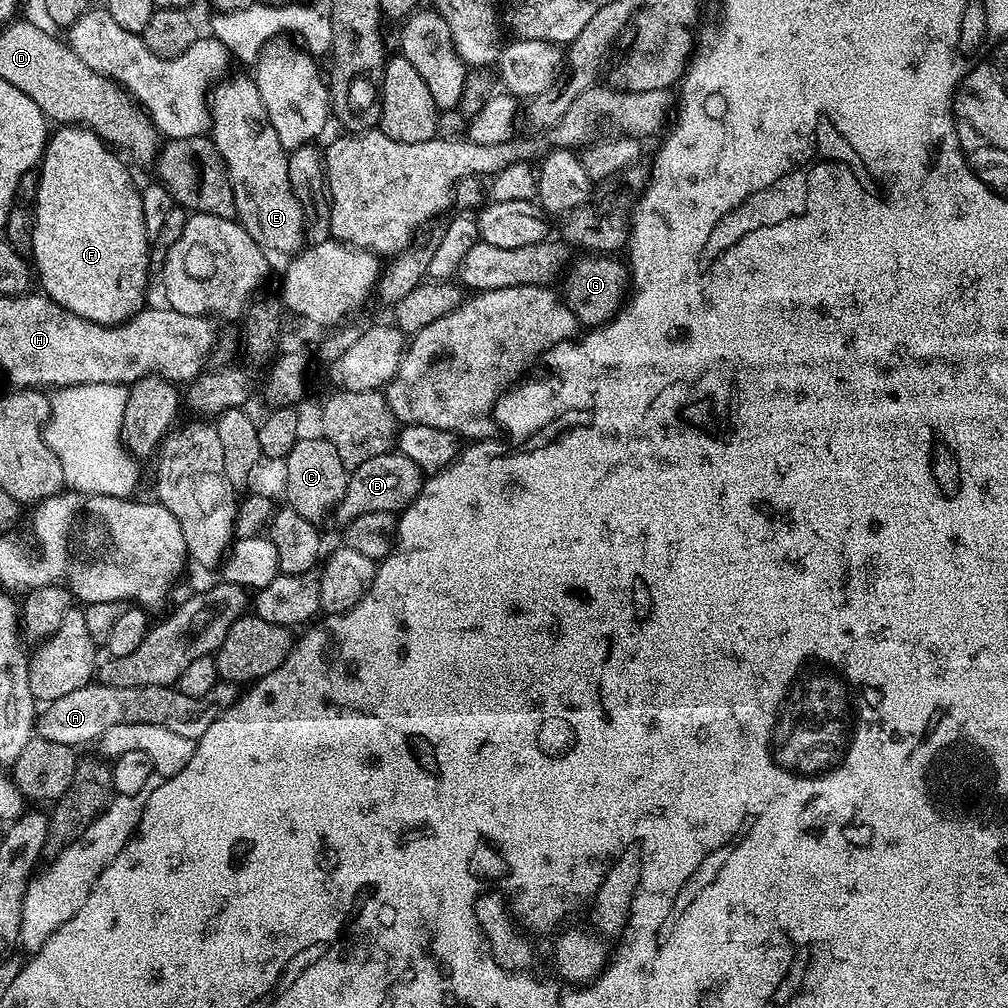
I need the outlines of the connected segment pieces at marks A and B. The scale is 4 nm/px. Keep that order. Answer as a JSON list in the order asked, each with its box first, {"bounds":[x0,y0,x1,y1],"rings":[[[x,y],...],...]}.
[{"bounds":[34,682,238,746],"rings":[[[90,682],[62,698],[47,701],[37,715],[34,732],[50,742],[81,746],[91,740],[99,741],[110,726],[150,723],[197,741],[227,708],[235,704],[238,695],[236,688],[237,685],[232,682],[217,682],[208,693],[202,694],[202,698],[190,698],[190,694],[182,694],[176,686],[123,688]]]},{"bounds":[334,450,425,525],"rings":[[[399,450],[371,456],[366,462],[351,469],[346,494],[342,494],[339,504],[334,509],[337,525],[346,525],[354,518],[358,518],[358,514],[366,514],[374,510],[386,510],[399,514],[409,504],[415,502],[424,482],[425,477],[419,466]]]}]

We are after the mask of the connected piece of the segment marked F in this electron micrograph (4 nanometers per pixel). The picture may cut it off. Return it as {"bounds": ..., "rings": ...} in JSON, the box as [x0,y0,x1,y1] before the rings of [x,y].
{"bounds":[31,126,150,324],"rings":[[[79,126],[57,127],[48,137],[38,165],[40,181],[34,189],[36,221],[32,224],[31,256],[35,275],[40,275],[43,295],[95,324],[123,324],[146,304],[150,237],[142,222],[140,188],[127,170],[125,161],[109,145]]]}

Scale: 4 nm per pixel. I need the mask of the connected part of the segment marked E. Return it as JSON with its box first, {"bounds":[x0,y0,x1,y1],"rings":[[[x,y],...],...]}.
{"bounds":[210,79,306,254],"rings":[[[221,79],[210,92],[210,135],[218,154],[222,154],[226,162],[230,186],[234,190],[236,220],[265,252],[295,254],[306,244],[305,222],[303,208],[291,190],[287,174],[289,153],[282,142],[278,142],[278,130],[270,126],[255,79],[228,79]]]}

